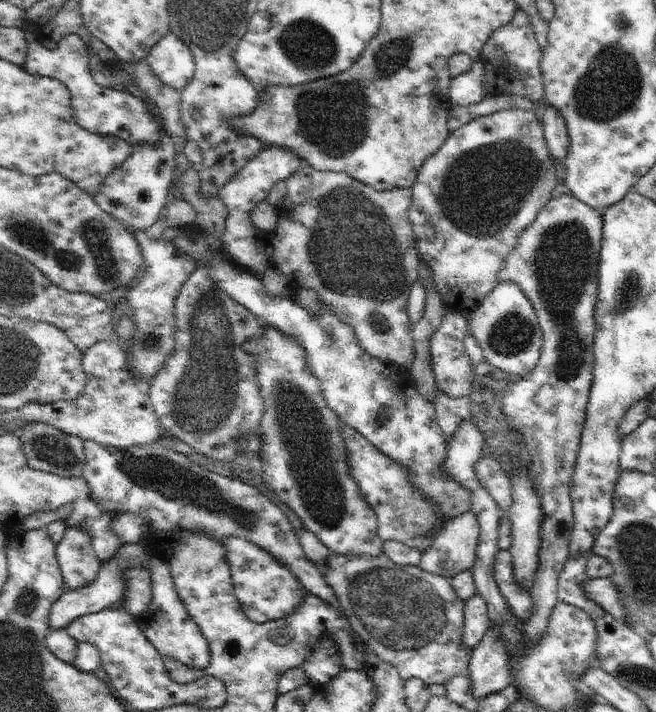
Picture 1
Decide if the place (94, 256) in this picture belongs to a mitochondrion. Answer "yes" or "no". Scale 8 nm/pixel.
yes

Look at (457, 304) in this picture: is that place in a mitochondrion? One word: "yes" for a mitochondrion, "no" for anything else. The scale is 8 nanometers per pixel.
no

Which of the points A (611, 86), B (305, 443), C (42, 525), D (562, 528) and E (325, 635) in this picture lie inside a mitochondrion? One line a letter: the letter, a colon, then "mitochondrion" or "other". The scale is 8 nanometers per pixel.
A: mitochondrion
B: mitochondrion
C: other
D: other
E: other

